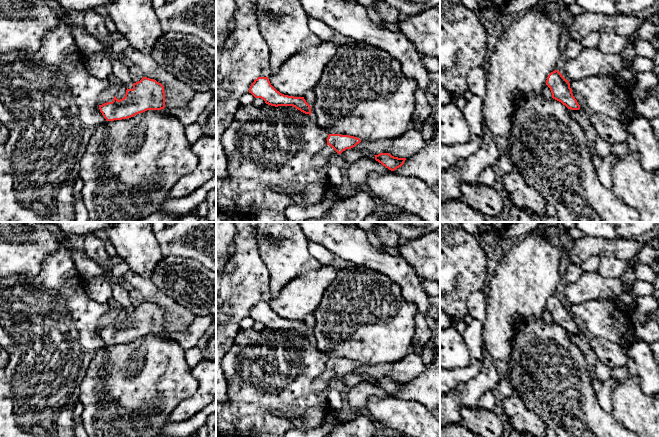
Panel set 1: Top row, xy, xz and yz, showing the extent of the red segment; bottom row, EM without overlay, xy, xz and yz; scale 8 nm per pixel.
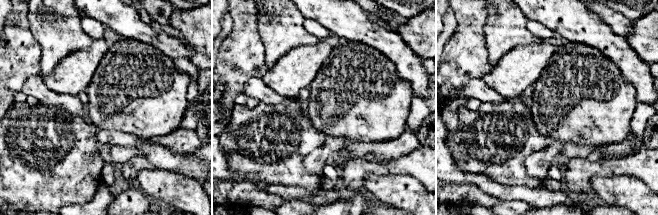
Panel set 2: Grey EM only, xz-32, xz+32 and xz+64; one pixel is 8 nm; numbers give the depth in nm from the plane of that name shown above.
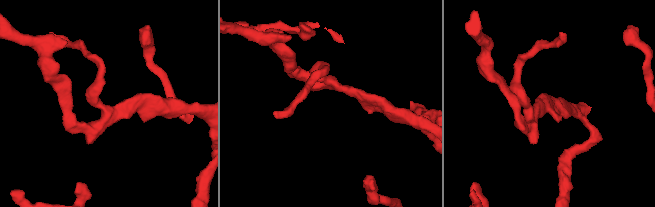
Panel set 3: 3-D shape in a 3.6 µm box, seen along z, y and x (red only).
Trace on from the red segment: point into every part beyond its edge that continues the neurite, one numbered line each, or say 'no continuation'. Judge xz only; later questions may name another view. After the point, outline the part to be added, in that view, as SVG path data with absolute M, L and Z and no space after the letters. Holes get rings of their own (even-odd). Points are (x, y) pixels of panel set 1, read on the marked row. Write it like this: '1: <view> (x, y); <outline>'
1: xz (321, 160); M326 145L319 153L317 153L312 159L312 166L315 169L321 169L328 167L331 155L335 153L335 150Z

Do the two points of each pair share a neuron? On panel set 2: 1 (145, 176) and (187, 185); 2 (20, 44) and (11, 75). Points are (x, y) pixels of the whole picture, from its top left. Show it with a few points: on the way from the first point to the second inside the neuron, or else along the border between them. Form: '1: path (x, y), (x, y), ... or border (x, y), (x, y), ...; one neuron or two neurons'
1: path (155, 183), (177, 185); one neuron
2: path (17, 52), (12, 62), (12, 67); one neuron

